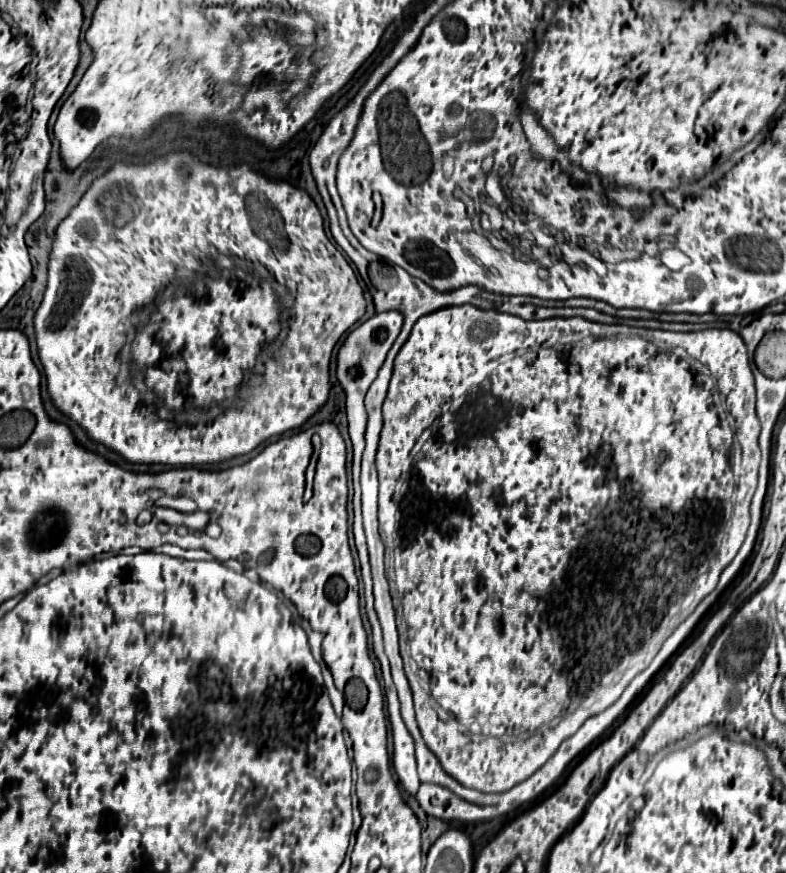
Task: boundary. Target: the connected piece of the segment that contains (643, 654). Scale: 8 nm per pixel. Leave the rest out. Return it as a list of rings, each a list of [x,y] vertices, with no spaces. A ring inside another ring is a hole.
[[[457,305],[457,307],[447,307],[447,309],[439,309],[439,311],[435,311],[435,313],[429,313],[429,315],[425,315],[425,317],[421,317],[421,319],[419,319],[419,321],[417,321],[417,323],[415,323],[415,327],[413,327],[413,331],[411,331],[411,335],[409,335],[409,339],[407,339],[407,341],[405,341],[405,345],[403,345],[403,347],[401,347],[401,351],[399,351],[399,355],[397,355],[397,357],[395,357],[395,367],[393,367],[393,377],[391,377],[391,383],[389,383],[389,391],[387,391],[387,399],[385,399],[385,403],[383,403],[383,421],[385,421],[385,423],[383,423],[383,431],[381,431],[381,441],[379,441],[379,449],[377,449],[377,471],[379,471],[379,529],[381,529],[381,539],[383,539],[383,543],[385,543],[385,551],[387,551],[387,553],[385,553],[385,573],[386,573],[386,576],[387,576],[387,579],[388,579],[388,583],[389,583],[389,587],[390,587],[390,594],[391,594],[391,597],[392,597],[392,601],[393,601],[393,605],[394,605],[394,608],[395,608],[395,616],[396,616],[396,625],[397,625],[397,629],[398,629],[398,633],[399,633],[399,650],[400,650],[400,655],[401,655],[401,657],[403,657],[403,663],[405,663],[405,673],[407,673],[407,679],[409,679],[409,683],[411,683],[411,689],[413,689],[413,699],[415,699],[415,713],[417,713],[417,723],[419,723],[419,729],[421,729],[421,735],[423,735],[423,739],[425,739],[425,745],[427,745],[427,747],[429,747],[429,749],[431,749],[431,751],[433,751],[433,755],[435,755],[435,757],[437,757],[437,759],[439,759],[439,763],[441,763],[441,767],[443,767],[443,771],[445,771],[445,773],[447,773],[447,775],[451,775],[451,777],[453,777],[453,779],[455,779],[455,781],[457,781],[457,783],[461,783],[461,785],[463,785],[463,787],[469,787],[469,789],[477,789],[477,791],[481,791],[481,793],[505,793],[505,791],[509,791],[509,789],[511,789],[511,787],[515,787],[515,785],[517,785],[517,783],[521,783],[521,781],[525,781],[525,779],[529,779],[529,777],[531,777],[531,775],[533,775],[533,773],[535,773],[535,771],[537,771],[537,769],[539,769],[539,767],[543,767],[543,765],[545,765],[545,761],[547,761],[547,759],[549,759],[549,757],[551,757],[551,755],[553,755],[553,753],[555,753],[555,751],[557,751],[557,749],[559,749],[559,745],[561,745],[561,743],[563,743],[563,741],[565,741],[565,739],[567,739],[567,737],[571,737],[571,735],[573,735],[573,733],[577,733],[577,729],[579,729],[579,727],[581,727],[581,725],[583,725],[583,723],[585,723],[585,721],[587,721],[587,719],[589,719],[589,717],[593,717],[593,715],[599,715],[599,713],[601,713],[601,711],[605,711],[605,709],[607,709],[607,707],[609,707],[609,705],[613,705],[613,701],[615,701],[615,699],[619,699],[619,697],[621,697],[621,693],[623,693],[623,691],[625,691],[625,687],[627,687],[627,685],[629,685],[629,683],[631,683],[631,679],[633,679],[633,677],[635,677],[635,675],[637,675],[637,673],[641,673],[641,671],[643,671],[643,669],[645,669],[645,667],[647,667],[647,665],[649,665],[649,663],[651,663],[651,659],[653,659],[653,657],[655,657],[655,653],[657,653],[657,651],[659,651],[659,649],[661,649],[661,645],[663,645],[663,641],[665,641],[665,639],[667,639],[667,637],[669,637],[669,635],[671,635],[671,633],[673,633],[673,631],[675,631],[675,629],[677,629],[677,625],[679,625],[679,623],[683,623],[683,621],[685,621],[685,619],[683,619],[683,617],[685,617],[685,615],[687,615],[687,613],[691,613],[691,607],[693,607],[693,605],[697,605],[697,601],[699,601],[699,599],[703,599],[703,597],[705,597],[705,595],[707,595],[707,593],[709,593],[709,591],[711,591],[711,589],[715,589],[715,585],[717,585],[717,581],[719,581],[719,573],[721,573],[721,571],[723,571],[723,569],[725,569],[725,567],[727,567],[727,565],[729,565],[729,561],[731,561],[731,559],[733,559],[733,557],[735,557],[735,553],[737,553],[737,551],[739,551],[739,545],[743,545],[743,539],[745,539],[745,531],[747,531],[747,527],[749,527],[749,503],[751,503],[751,497],[753,497],[753,493],[755,493],[755,487],[757,487],[757,483],[758,483],[758,478],[757,478],[757,469],[759,469],[759,461],[761,461],[761,451],[759,451],[759,443],[757,443],[757,439],[759,439],[759,431],[761,431],[761,425],[759,425],[759,419],[757,419],[757,415],[756,415],[756,409],[755,409],[755,404],[756,404],[756,390],[755,390],[755,383],[754,383],[754,376],[753,376],[753,373],[752,373],[752,370],[751,370],[751,367],[749,367],[749,356],[748,356],[748,353],[747,353],[747,347],[746,347],[746,345],[743,345],[743,339],[741,339],[741,337],[739,337],[739,333],[735,333],[735,331],[731,331],[731,329],[720,329],[720,328],[714,328],[714,327],[712,327],[712,328],[707,328],[707,329],[705,329],[705,331],[695,331],[695,333],[671,333],[671,331],[653,331],[653,329],[635,329],[635,327],[627,327],[627,325],[603,325],[603,323],[593,323],[593,321],[587,321],[587,319],[583,319],[583,317],[573,317],[573,319],[547,319],[547,321],[523,321],[523,319],[519,319],[519,317],[515,317],[515,315],[509,315],[509,313],[499,313],[499,311],[481,311],[481,309],[477,309],[477,307],[473,307],[473,305]],[[450,401],[453,401],[453,403],[451,403],[451,409],[449,409],[449,411],[447,411],[447,413],[445,413],[445,415],[443,415],[443,413],[442,413],[442,411],[441,411],[441,415],[439,415],[439,409],[441,409],[441,407],[443,407],[443,405],[445,405],[445,403],[448,403],[448,402],[450,402]],[[395,511],[397,511],[397,513],[398,513],[398,514],[397,514],[397,517],[398,517],[398,518],[397,518],[397,531],[399,531],[399,545],[397,545],[397,547],[395,547],[395,548],[394,548],[394,550],[393,550],[393,556],[392,556],[392,557],[393,557],[393,563],[394,563],[394,570],[393,570],[393,569],[391,569],[391,549],[393,549],[393,539],[391,539],[391,535],[393,535],[393,521],[395,521]],[[441,711],[447,711],[447,719],[445,719],[445,717],[441,717]]]

